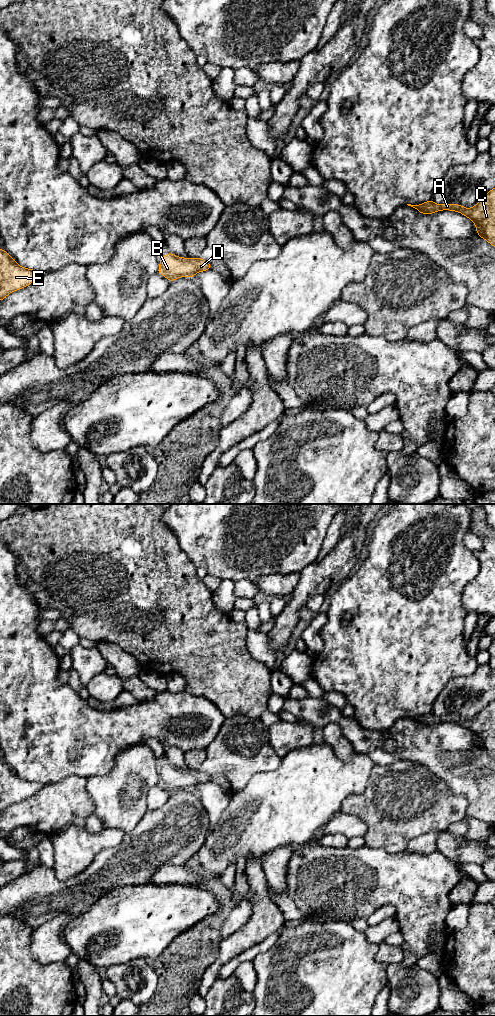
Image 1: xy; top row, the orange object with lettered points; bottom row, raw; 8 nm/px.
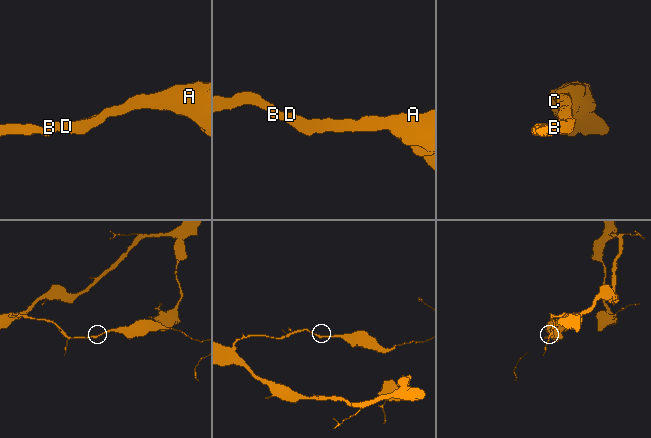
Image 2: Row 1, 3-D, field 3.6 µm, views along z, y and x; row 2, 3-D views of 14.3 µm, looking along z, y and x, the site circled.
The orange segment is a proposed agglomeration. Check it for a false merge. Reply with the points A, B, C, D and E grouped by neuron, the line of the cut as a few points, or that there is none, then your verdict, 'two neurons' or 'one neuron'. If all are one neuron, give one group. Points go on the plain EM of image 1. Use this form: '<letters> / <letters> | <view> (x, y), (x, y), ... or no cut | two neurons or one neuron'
A B C D E | no cut | one neuron

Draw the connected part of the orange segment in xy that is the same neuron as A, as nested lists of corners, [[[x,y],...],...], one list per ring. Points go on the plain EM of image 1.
[[[495,700],[469,721],[455,715],[439,717],[432,712],[420,717],[407,717],[426,727],[444,722],[459,724],[476,737],[476,745],[480,750],[485,751],[495,760]]]

